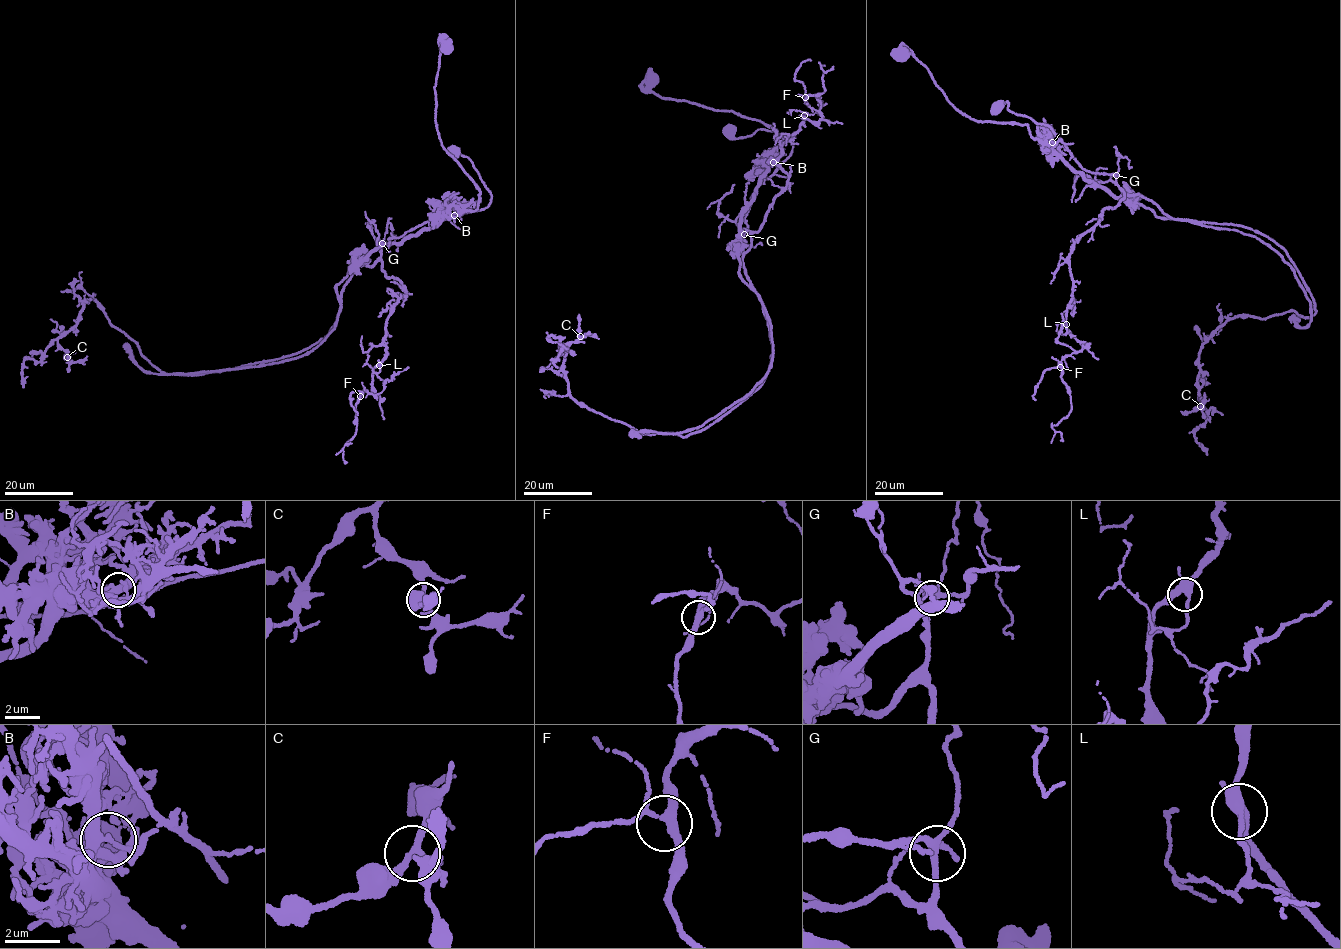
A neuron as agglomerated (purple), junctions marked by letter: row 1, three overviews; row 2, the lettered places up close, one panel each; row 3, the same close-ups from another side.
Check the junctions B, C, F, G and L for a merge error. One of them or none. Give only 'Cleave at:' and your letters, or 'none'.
Cleave at: B

